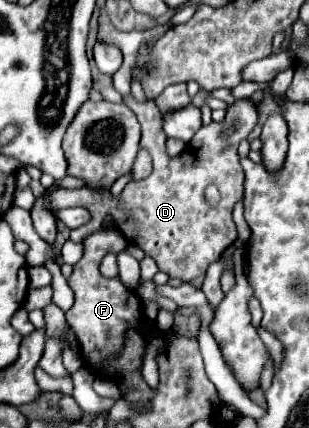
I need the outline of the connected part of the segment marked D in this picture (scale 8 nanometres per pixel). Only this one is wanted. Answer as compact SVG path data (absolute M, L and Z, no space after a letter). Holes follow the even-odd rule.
M125 98L125 104L137 114L141 124L141 148L147 148L153 158L153 172L145 180L129 182L125 190L113 196L109 190L57 190L45 200L49 210L63 206L83 206L91 212L91 222L73 230L71 240L83 242L85 236L103 228L107 216L113 218L113 226L123 234L129 244L139 246L147 256L151 256L159 270L169 278L179 278L191 282L205 276L207 266L221 258L221 254L237 240L237 226L231 218L233 206L243 198L243 168L239 164L237 146L249 136L257 124L257 108L251 100L237 100L227 108L223 122L211 122L199 128L193 142L175 158L165 150L165 132L161 122L161 112L153 100L139 104L135 98ZM155 120L155 122L151 122ZM193 148L193 154L191 154Z

